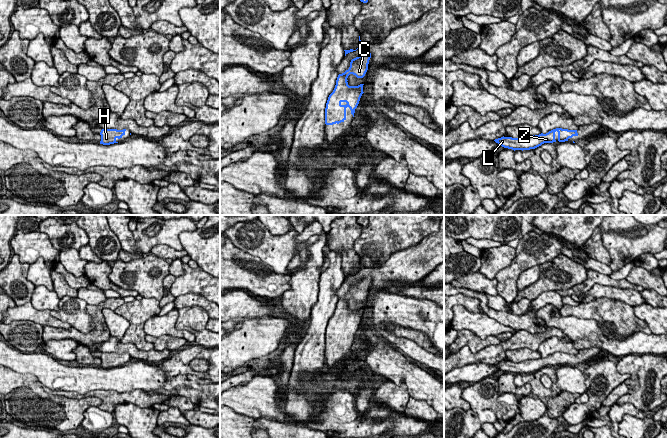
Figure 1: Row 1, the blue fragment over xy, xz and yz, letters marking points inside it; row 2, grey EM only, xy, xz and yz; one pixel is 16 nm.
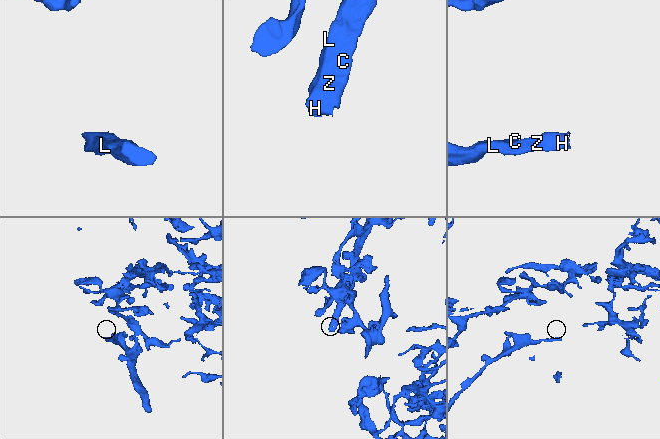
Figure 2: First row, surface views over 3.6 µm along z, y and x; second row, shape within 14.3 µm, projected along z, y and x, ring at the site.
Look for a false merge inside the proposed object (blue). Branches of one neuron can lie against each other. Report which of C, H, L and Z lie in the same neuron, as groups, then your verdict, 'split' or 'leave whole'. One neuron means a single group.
groups C H L Z; leave whole

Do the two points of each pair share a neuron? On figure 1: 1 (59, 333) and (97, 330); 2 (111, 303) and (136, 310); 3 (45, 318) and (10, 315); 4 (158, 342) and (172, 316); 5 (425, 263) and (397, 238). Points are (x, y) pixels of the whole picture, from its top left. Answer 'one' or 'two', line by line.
1: one
2: two
3: one
4: two
5: two

